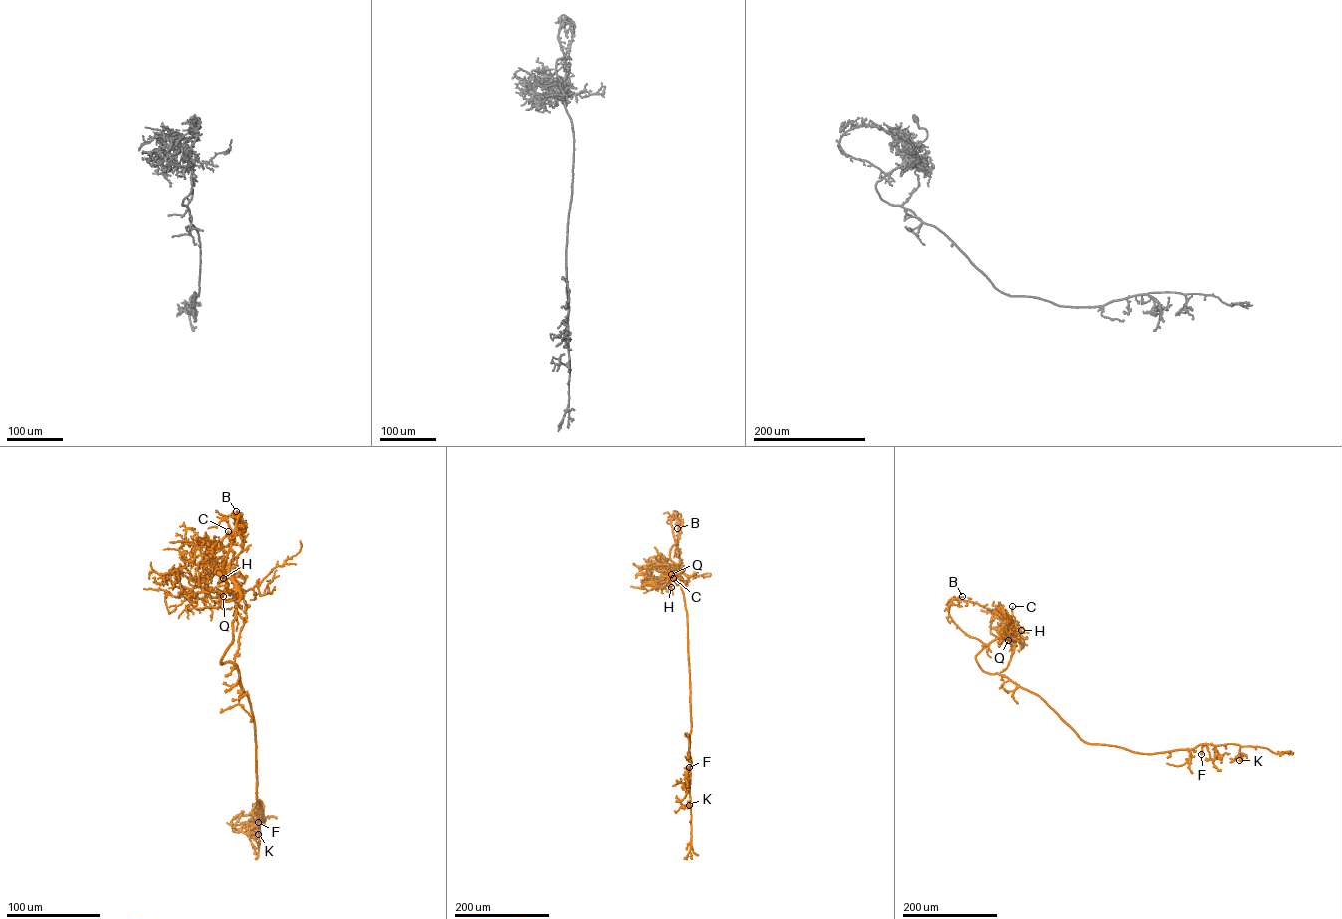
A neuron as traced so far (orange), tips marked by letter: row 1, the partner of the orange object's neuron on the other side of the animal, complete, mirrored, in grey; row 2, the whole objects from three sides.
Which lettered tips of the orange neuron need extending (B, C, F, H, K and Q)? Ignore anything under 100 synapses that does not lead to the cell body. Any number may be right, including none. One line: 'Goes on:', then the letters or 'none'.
Goes on: C

